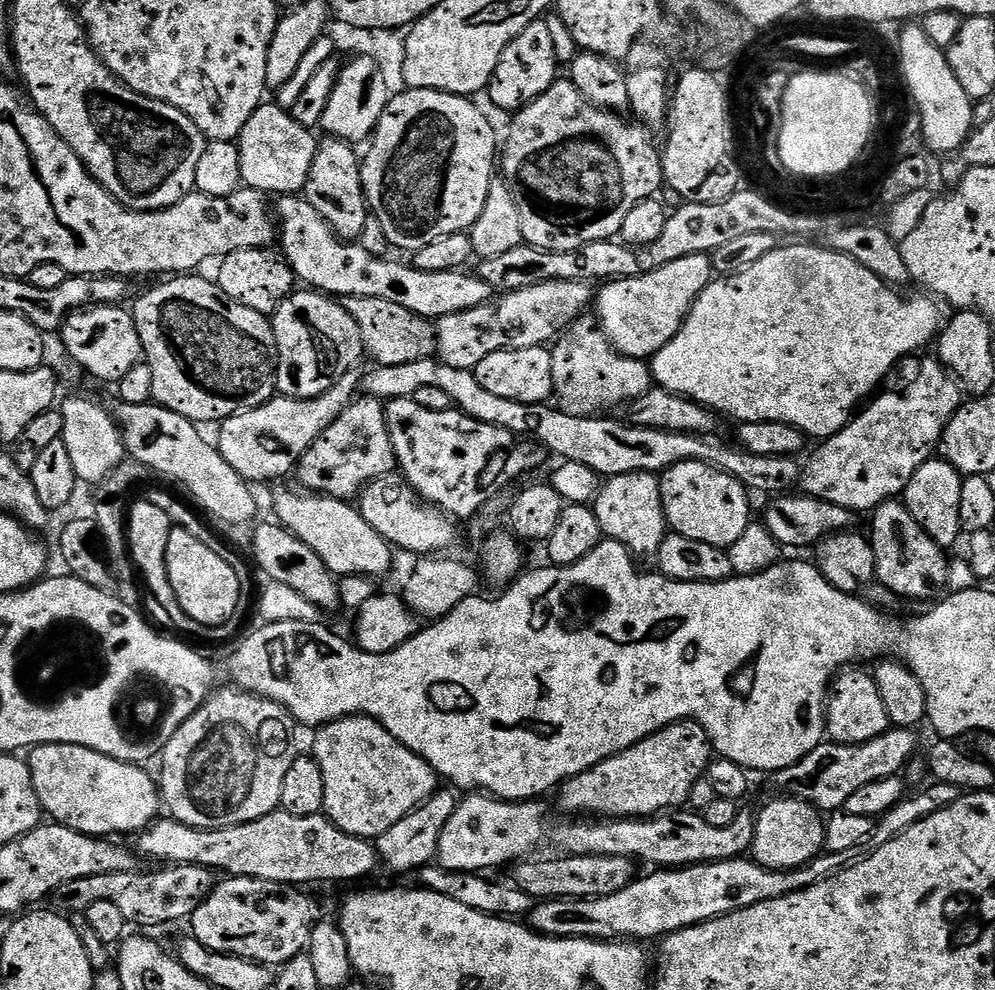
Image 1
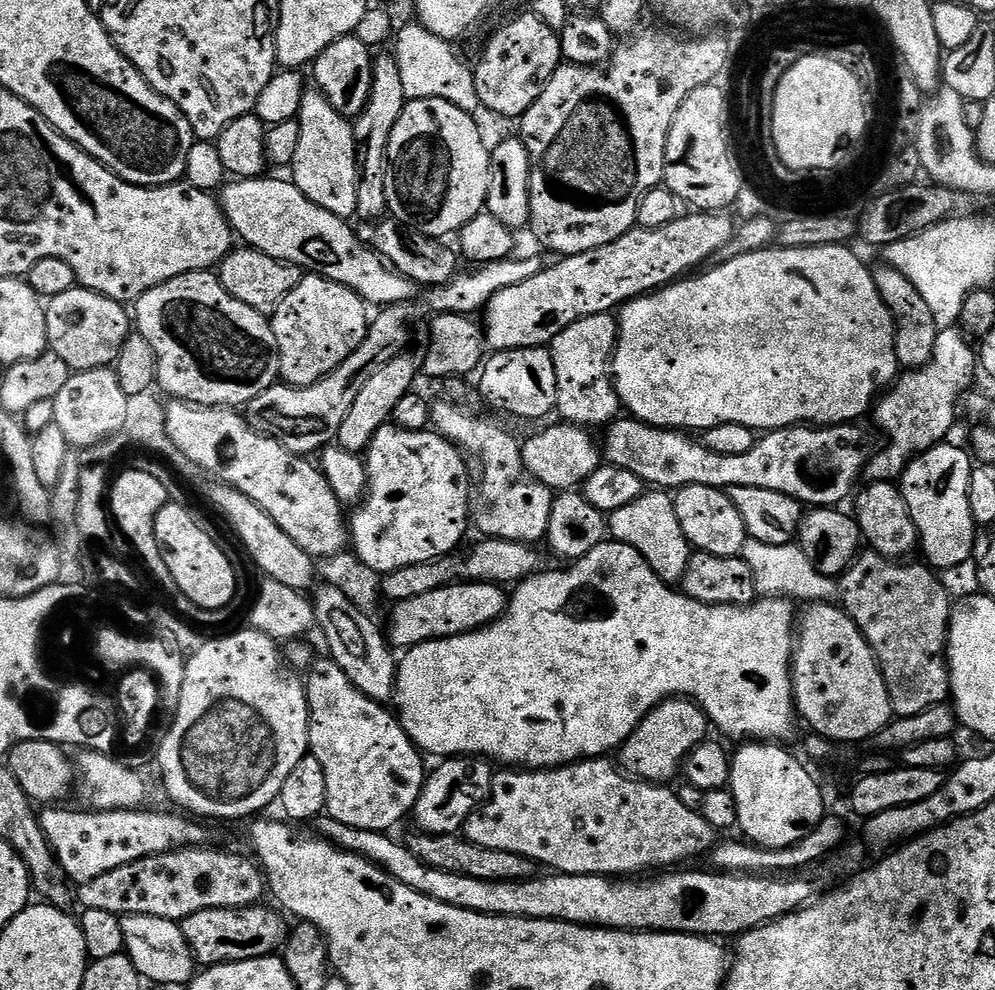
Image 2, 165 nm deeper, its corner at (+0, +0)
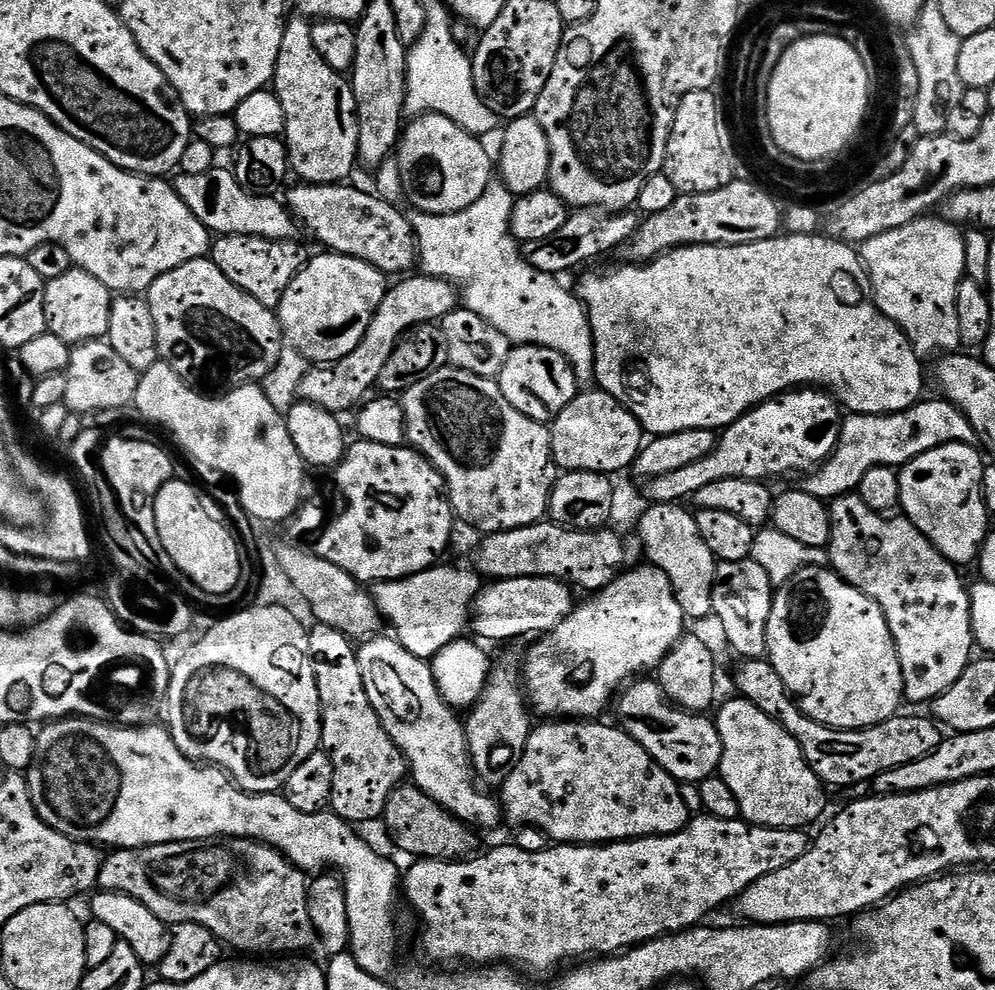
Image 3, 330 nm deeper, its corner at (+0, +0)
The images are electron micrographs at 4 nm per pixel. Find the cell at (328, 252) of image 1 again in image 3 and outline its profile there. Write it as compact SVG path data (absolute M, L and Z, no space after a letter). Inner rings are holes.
M213 166L206 174L190 174L189 176L180 174L177 175L177 180L174 180L176 193L183 198L186 202L186 206L190 206L190 210L194 210L194 218L198 218L198 222L202 222L206 227L208 227L209 233L219 234L220 236L257 236L258 238L270 238L271 240L290 240L297 235L295 233L296 228L298 229L297 221L294 219L287 203L285 203L283 199L278 200L279 198L275 195L257 194L255 191L244 188L237 182L235 171L228 169L227 172L226 169L220 167L221 166Z

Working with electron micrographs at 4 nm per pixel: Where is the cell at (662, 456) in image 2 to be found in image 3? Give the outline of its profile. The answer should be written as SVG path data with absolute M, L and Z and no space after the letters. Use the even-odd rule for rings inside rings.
M943 398L927 400L889 416L845 415L835 450L815 471L803 477L802 491L819 500L831 502L837 496L855 493L862 478L866 478L866 473L878 466L896 468L909 464L914 458L943 444L977 443L977 434L963 412Z

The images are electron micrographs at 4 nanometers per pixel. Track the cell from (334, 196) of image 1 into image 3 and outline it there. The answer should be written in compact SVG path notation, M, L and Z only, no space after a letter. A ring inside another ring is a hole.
M296 14L292 20L289 19L284 25L282 34L282 46L278 50L278 62L276 63L276 75L274 77L274 91L276 97L282 102L282 110L286 110L286 126L284 127L283 139L287 143L288 163L293 173L300 175L299 179L306 184L340 184L352 172L352 167L358 164L358 118L356 117L356 103L352 93L351 83L341 73L335 72L329 64L324 61L322 54L314 50L314 38L312 37L312 24L305 17Z

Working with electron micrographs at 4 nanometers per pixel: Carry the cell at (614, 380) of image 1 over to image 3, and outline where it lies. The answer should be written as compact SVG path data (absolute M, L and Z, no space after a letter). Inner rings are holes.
M493 182L488 185L482 198L478 198L478 202L474 202L461 212L449 216L435 216L413 211L410 219L412 232L416 235L419 267L423 275L446 280L459 289L462 293L463 307L478 314L478 318L490 322L490 326L494 326L494 330L498 330L513 345L547 346L566 358L566 362L576 375L577 385L591 385L596 378L596 347L592 337L592 327L588 321L588 309L584 307L579 295L572 293L571 296L559 284L561 282L559 279L530 266L530 262L525 260L521 245L512 235L513 203L512 191L502 182ZM539 284L548 284L548 300L540 300Z

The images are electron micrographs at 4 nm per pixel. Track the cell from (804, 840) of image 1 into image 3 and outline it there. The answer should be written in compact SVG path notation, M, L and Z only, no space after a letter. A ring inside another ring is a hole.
M735 698L720 712L720 717L715 717L714 723L716 729L720 732L722 738L722 758L720 759L719 775L723 776L726 786L730 786L730 790L734 790L734 798L738 798L738 806L740 807L740 815L747 823L757 828L799 828L807 829L807 824L812 824L824 812L824 792L825 785L814 774L814 770L810 770L810 766L806 762L806 758L802 754L802 750L798 746L798 742L793 736L785 730L778 722L774 722L766 714L762 714L762 710L758 710L758 706L754 706L748 700L743 698Z

